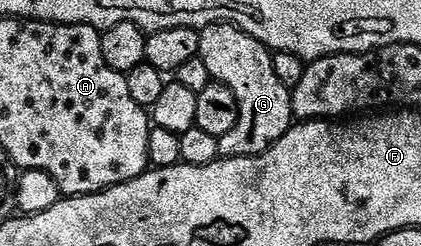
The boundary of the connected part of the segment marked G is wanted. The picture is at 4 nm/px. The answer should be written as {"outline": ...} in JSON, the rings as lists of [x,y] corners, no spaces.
{"outline":[[[210,23],[198,31],[198,36],[198,58],[204,61],[211,80],[228,85],[228,89],[236,93],[238,102],[236,127],[232,133],[224,133],[224,137],[218,140],[220,156],[235,159],[245,155],[259,155],[269,147],[274,147],[296,120],[291,88],[276,77],[276,69],[272,69],[270,48],[233,23]]]}

